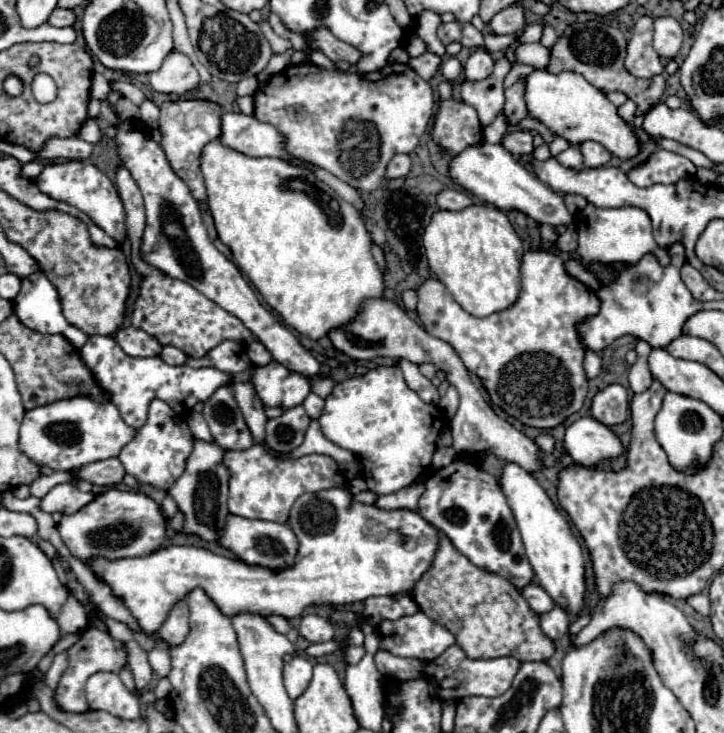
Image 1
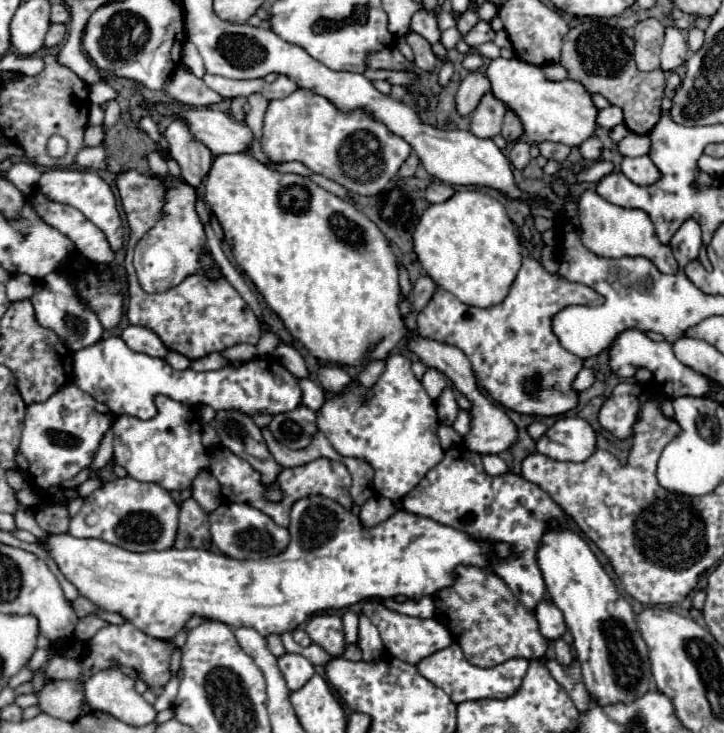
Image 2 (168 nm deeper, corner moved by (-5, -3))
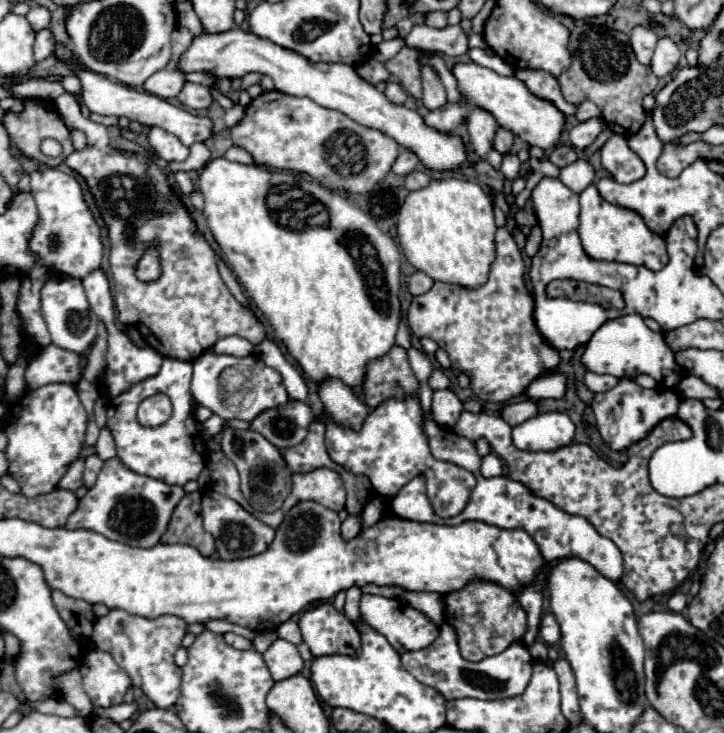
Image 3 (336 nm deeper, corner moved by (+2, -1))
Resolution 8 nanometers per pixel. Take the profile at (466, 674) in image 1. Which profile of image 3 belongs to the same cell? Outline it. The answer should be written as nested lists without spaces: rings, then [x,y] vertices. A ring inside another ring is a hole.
[[[442,624],[440,636],[424,650],[418,652],[406,652],[402,656],[402,666],[422,684],[428,684],[436,688],[446,700],[456,698],[482,698],[482,700],[498,700],[498,698],[510,698],[524,692],[528,686],[530,674],[532,674],[532,656],[528,654],[528,648],[520,642],[508,646],[504,652],[484,658],[482,662],[468,662],[458,652],[456,632],[452,626]]]

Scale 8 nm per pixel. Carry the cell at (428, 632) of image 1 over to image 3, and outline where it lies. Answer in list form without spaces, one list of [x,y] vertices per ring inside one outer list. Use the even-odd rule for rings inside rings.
[[[362,594],[360,612],[362,612],[362,620],[370,628],[380,632],[398,654],[406,654],[406,652],[412,652],[412,650],[422,650],[422,648],[430,646],[438,636],[438,626],[426,614],[414,610],[412,606],[408,606],[408,604],[400,602],[400,600]]]

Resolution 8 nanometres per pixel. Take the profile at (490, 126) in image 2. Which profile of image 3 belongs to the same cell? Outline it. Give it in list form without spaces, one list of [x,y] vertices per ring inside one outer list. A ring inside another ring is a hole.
[[[472,108],[468,118],[466,118],[466,126],[468,126],[468,132],[470,132],[470,146],[472,150],[484,158],[488,154],[488,150],[492,148],[492,142],[494,142],[494,134],[496,134],[496,118],[484,110],[484,108]]]

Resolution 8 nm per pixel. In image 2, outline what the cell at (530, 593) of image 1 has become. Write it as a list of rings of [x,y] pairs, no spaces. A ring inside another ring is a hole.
[[[543,600],[543,602],[537,606],[535,612],[537,612],[535,616],[537,616],[537,622],[539,622],[539,630],[541,630],[541,634],[543,634],[547,640],[553,642],[553,640],[557,640],[557,638],[561,638],[561,636],[565,634],[567,626],[565,626],[565,620],[563,620],[561,610],[559,610],[555,604]]]

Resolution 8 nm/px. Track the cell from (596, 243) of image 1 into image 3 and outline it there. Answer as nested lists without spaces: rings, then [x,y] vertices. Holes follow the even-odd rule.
[[[590,184],[584,192],[580,192],[580,226],[578,234],[584,246],[584,252],[594,260],[610,260],[610,262],[628,262],[646,266],[650,270],[662,270],[668,264],[666,242],[658,234],[652,234],[640,214],[628,210],[624,206],[616,206],[606,202],[594,184]]]

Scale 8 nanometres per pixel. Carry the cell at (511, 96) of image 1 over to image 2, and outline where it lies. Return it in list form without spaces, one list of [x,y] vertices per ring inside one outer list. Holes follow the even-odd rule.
[[[511,110],[505,114],[505,122],[503,122],[501,136],[503,136],[507,142],[517,142],[517,140],[523,136],[523,126],[521,126],[519,118],[517,118]]]

